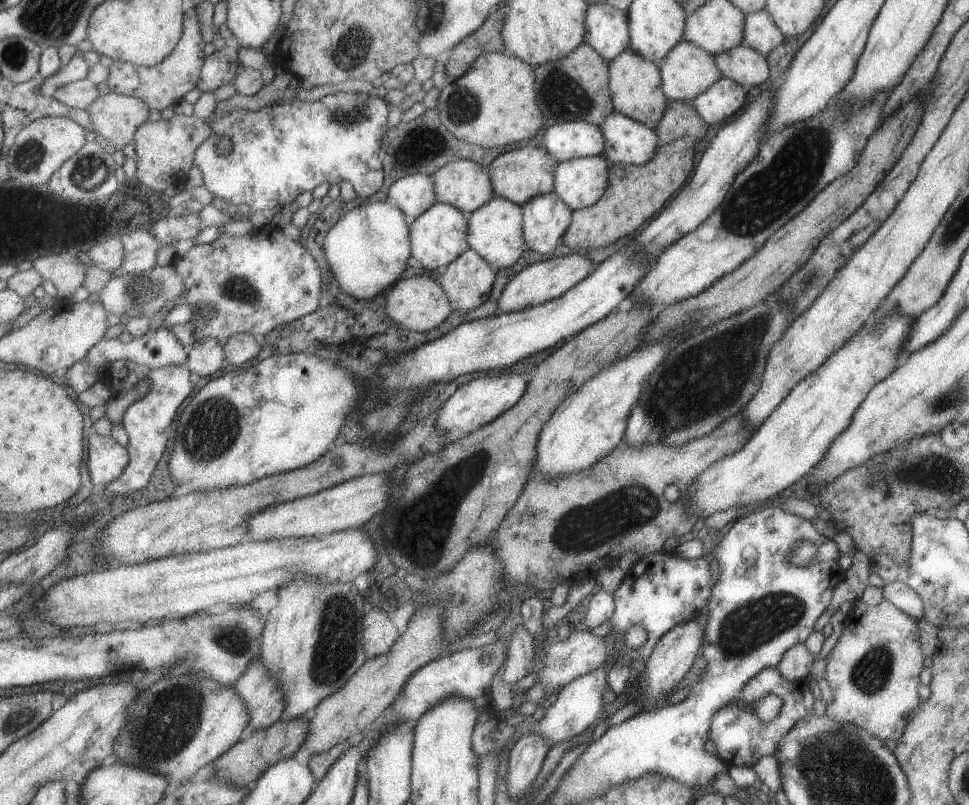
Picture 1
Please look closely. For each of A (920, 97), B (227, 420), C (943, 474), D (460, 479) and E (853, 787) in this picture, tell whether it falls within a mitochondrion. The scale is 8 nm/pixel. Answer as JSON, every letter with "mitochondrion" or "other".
{"A":"other","B":"mitochondrion","C":"mitochondrion","D":"mitochondrion","E":"mitochondrion"}

